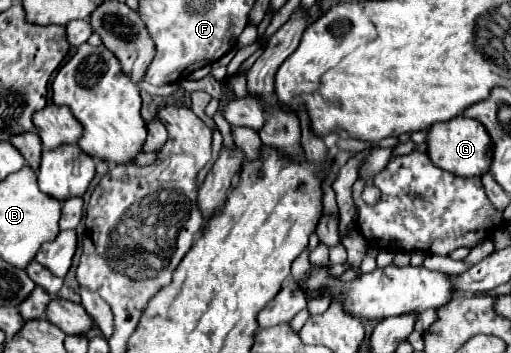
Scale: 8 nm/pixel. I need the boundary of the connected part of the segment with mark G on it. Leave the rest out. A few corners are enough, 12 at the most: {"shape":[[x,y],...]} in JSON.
{"shape":[[456,116],[426,132],[430,160],[456,176],[490,168],[482,124]]}

